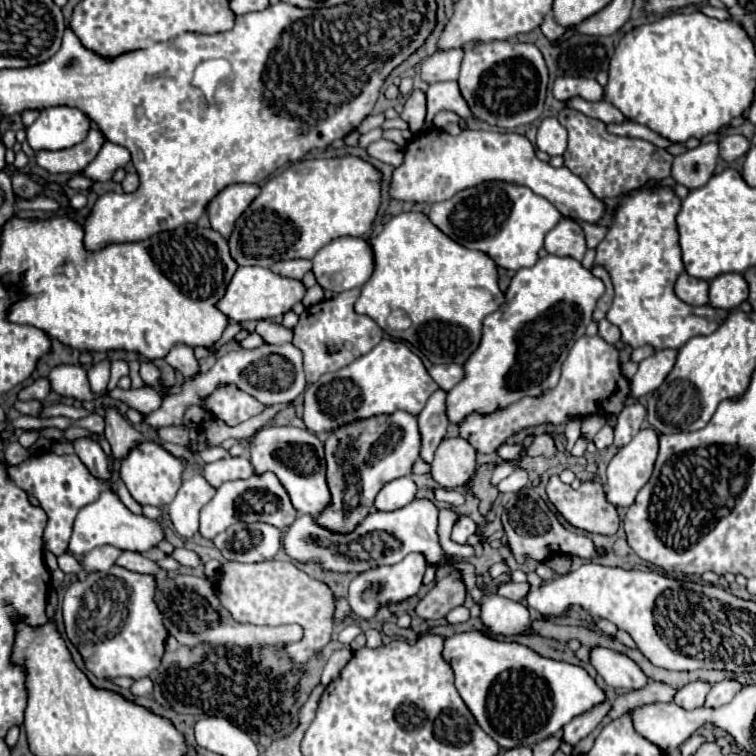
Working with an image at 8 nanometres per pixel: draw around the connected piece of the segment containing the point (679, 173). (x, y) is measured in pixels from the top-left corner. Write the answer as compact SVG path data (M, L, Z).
M716 143L698 145L696 149L688 149L686 153L674 157L672 177L676 183L680 183L688 189L698 189L698 187L706 185L708 179L712 177L716 161L718 161Z

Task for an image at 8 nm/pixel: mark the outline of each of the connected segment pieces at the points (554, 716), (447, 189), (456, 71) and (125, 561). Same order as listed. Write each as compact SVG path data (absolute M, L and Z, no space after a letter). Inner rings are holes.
M468 631L468 633L458 633L454 637L448 637L444 645L444 657L454 669L456 689L464 699L466 707L476 717L478 725L504 749L512 749L518 745L532 747L538 741L556 735L574 717L606 701L606 693L582 667L570 665L566 661L554 661L542 657L526 645L508 639L496 639L482 631Z
M466 129L460 135L452 137L444 131L422 131L424 135L416 137L414 141L408 143L406 147L406 157L404 157L404 165L400 165L394 171L392 177L392 185L390 185L390 195L394 199L402 199L402 201L416 201L416 203L436 203L436 201L446 201L450 197L454 197L458 191L474 187L482 181L510 181L510 183L518 183L518 185L526 185L530 187L534 193L542 195L544 199L548 199L564 217L572 217L590 225L596 225L602 215L606 213L606 203L598 197L594 197L594 193L586 187L586 183L574 175L572 171L568 171L566 167L552 167L550 163L544 163L536 157L536 151L532 147L532 143L524 137L524 135L516 135L516 133L494 133L494 131L474 131L474 129Z
M450 49L442 53L434 53L422 63L422 79L426 83L436 81L454 81L460 75L464 51L462 49Z
M124 551L118 557L116 563L122 565L122 567L126 567L126 569L130 569L130 571L136 571L136 573L158 573L160 571L160 567L158 567L156 561L146 559L140 553L130 553L130 551Z

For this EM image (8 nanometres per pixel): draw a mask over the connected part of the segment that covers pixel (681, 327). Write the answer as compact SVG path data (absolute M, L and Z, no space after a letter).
M654 181L632 191L620 203L614 225L596 247L596 263L604 265L612 277L616 295L606 317L620 327L622 341L634 349L642 345L652 345L656 351L680 349L690 337L714 333L726 321L728 311L716 311L710 305L692 307L676 297L674 283L684 271L676 227L680 199L670 187L658 191L652 191L652 187Z

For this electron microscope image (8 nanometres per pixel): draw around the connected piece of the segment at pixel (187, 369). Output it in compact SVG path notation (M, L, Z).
M186 345L174 347L168 353L166 363L172 365L174 369L178 369L186 379L194 379L198 375L198 371L200 371L200 365L198 365L198 361L194 357L194 351L190 347L186 347Z

